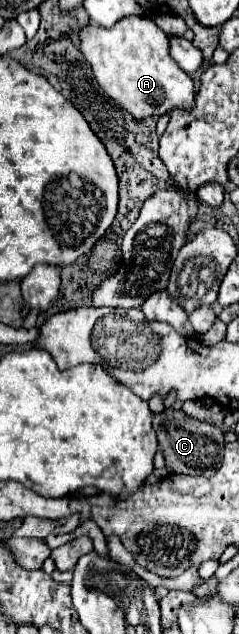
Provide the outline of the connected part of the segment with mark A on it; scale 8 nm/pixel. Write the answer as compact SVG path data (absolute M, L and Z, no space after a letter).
M126 16L116 24L114 28L100 28L100 26L86 26L80 30L80 50L86 56L86 60L92 66L92 72L98 80L98 84L104 88L104 92L122 104L136 120L142 118L160 118L162 114L172 112L172 108L184 108L192 110L196 90L194 80L172 60L168 52L168 36L154 24L154 20L144 16Z

